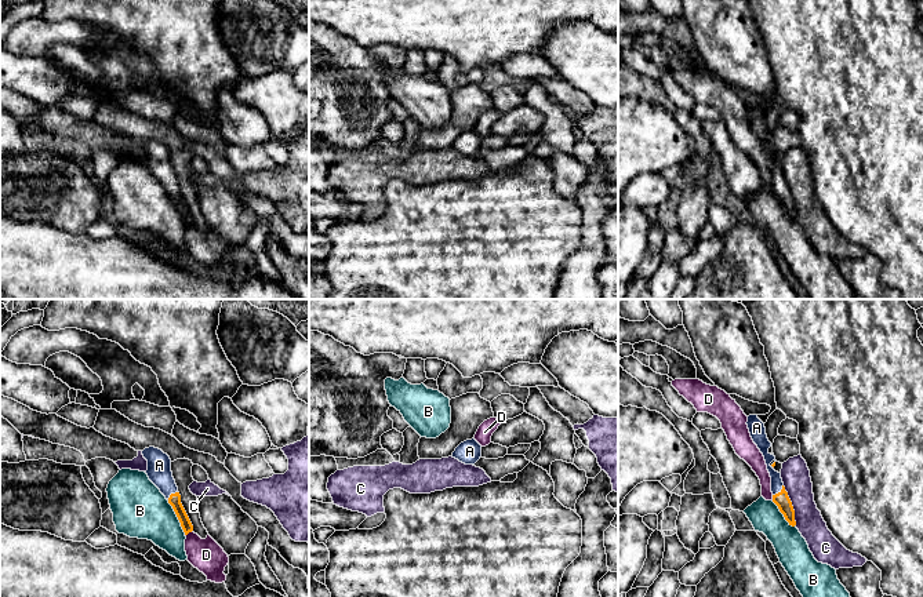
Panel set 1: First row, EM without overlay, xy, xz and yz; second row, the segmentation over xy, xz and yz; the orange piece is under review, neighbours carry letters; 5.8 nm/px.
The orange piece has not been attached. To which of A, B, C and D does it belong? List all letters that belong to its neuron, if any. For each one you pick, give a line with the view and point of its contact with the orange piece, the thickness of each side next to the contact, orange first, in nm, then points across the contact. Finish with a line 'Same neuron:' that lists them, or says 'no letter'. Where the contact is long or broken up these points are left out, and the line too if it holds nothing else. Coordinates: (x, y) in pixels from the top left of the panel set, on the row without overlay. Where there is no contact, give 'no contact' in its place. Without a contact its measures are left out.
A: meets orange in yz at (778, 184); 90 nm thick on the orange side, 70 nm on the other; runs through yz (781, 190), (778, 184), (777, 174)
Same neuron: A

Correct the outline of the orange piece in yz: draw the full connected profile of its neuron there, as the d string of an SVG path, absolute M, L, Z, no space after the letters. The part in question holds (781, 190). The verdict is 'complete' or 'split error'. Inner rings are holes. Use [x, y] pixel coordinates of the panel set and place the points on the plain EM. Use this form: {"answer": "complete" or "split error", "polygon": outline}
{"answer": "split error", "polygon": "M749 106L748 108L748 120L751 124L751 128L753 134L757 136L760 143L764 148L767 161L771 168L771 183L773 183L773 193L778 197L780 203L784 205L785 211L789 214L789 216L795 218L795 201L792 197L792 193L788 188L788 183L785 182L781 164L775 163L770 154L775 152L774 145L771 146L768 143L768 139L771 138L771 134L767 130L764 114L757 109L757 106Z"}

